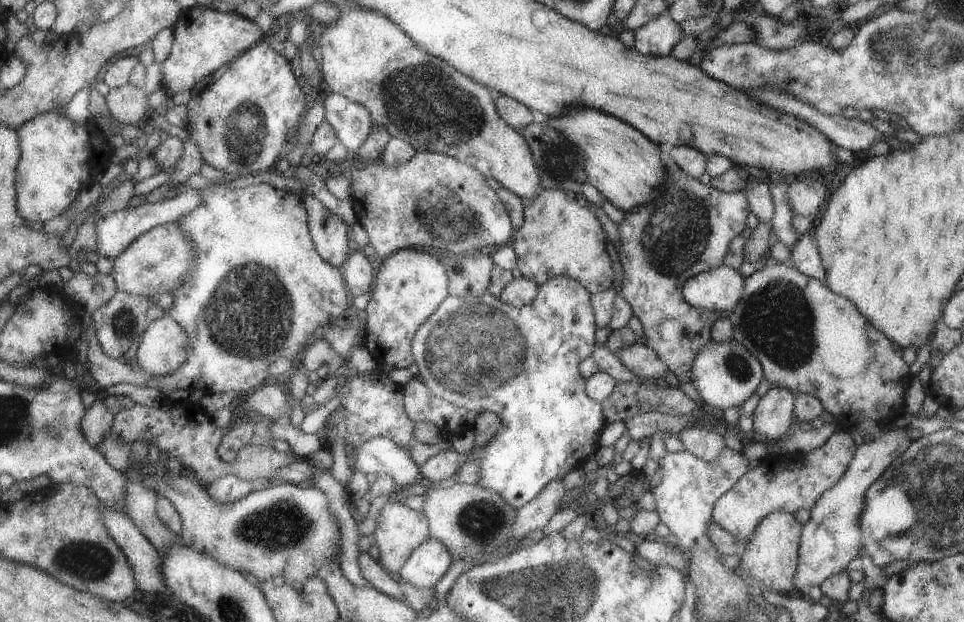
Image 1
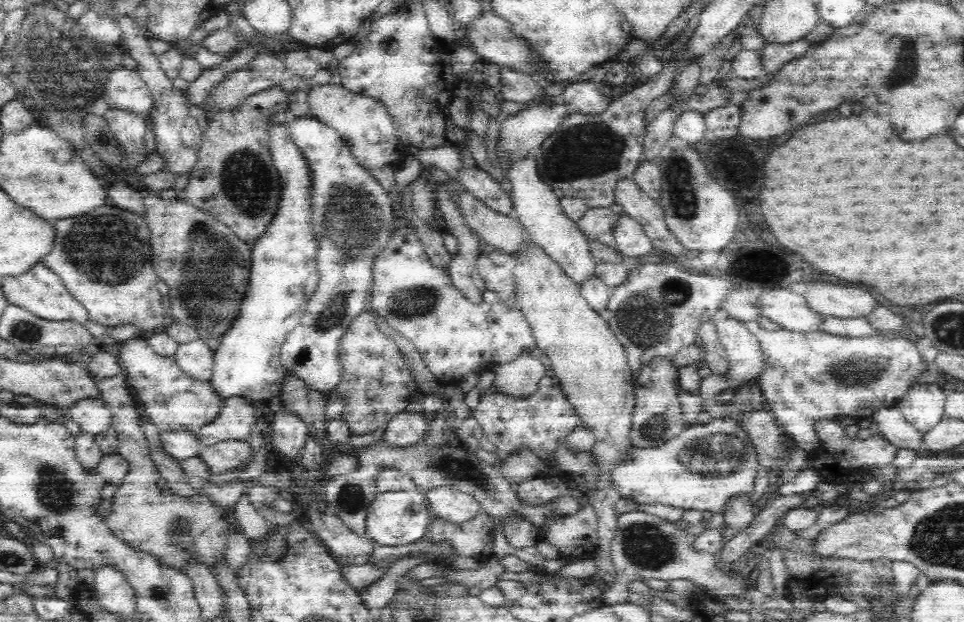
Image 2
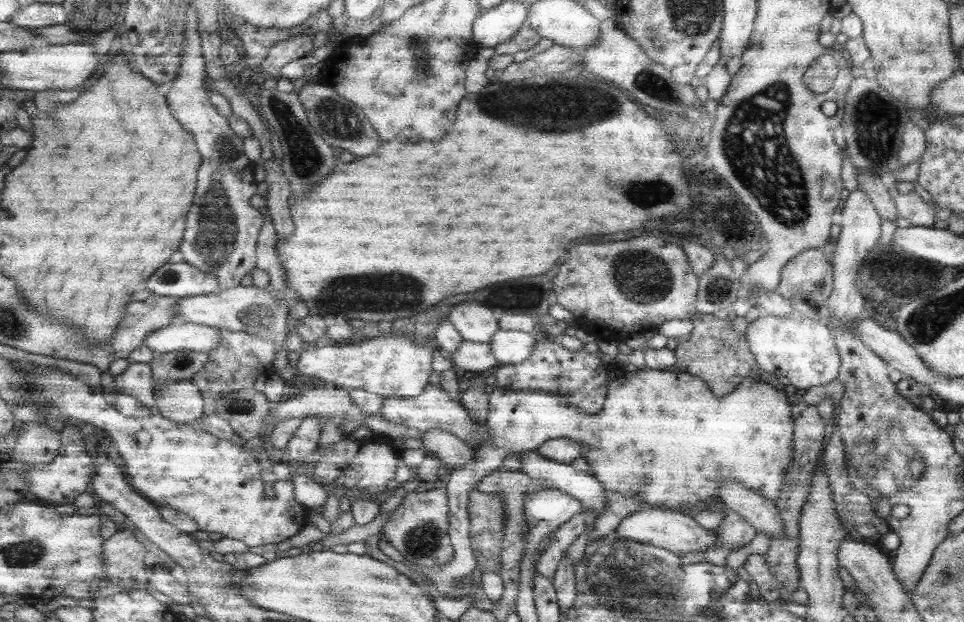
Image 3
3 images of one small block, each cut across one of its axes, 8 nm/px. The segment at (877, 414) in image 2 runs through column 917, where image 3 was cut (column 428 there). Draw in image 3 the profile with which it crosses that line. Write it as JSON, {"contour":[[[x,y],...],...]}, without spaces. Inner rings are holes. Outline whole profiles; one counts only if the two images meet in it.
{"contour":[[[431,429],[423,433],[422,444],[432,452],[443,467],[461,467],[473,459],[475,449],[469,448],[467,442],[457,435],[439,429]]]}

